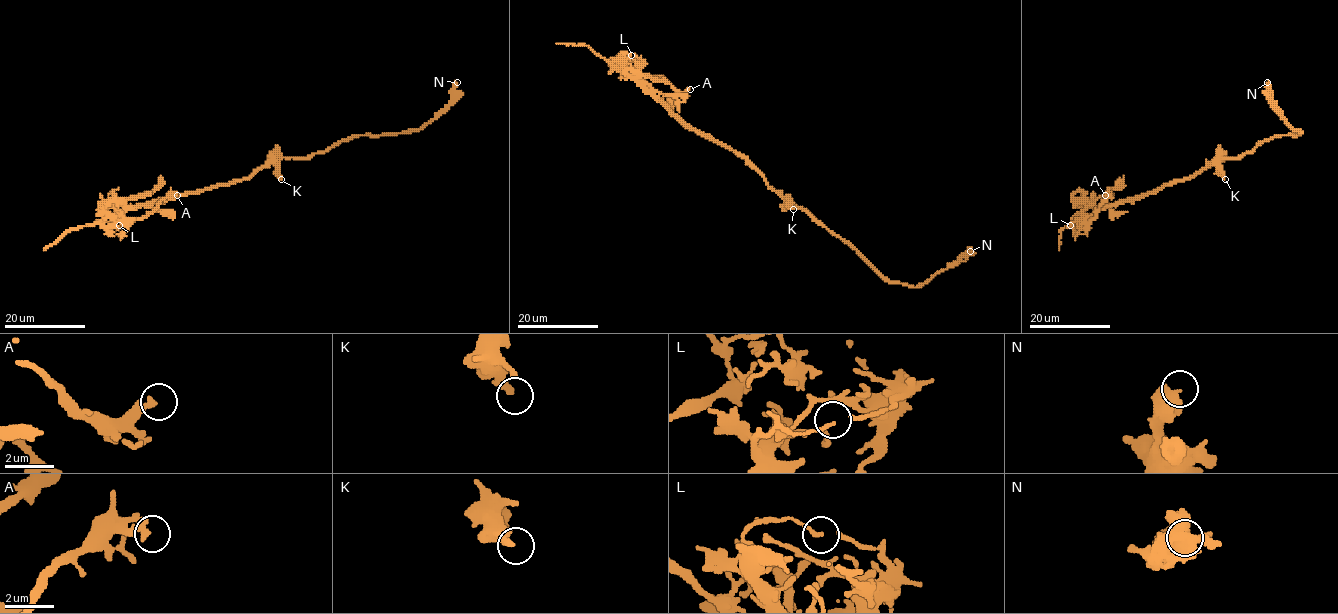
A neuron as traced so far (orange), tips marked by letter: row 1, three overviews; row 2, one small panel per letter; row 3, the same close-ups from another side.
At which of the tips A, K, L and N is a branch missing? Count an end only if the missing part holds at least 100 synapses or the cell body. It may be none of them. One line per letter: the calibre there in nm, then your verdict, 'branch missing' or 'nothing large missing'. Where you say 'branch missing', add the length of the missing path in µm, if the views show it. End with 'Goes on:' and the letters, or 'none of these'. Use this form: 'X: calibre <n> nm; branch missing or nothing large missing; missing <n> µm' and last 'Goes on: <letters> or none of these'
A: calibre 300 nm; nothing large missing
K: calibre 240 nm; nothing large missing
L: calibre 120 nm; nothing large missing
N: calibre 420 nm; nothing large missing
Goes on: none of these

